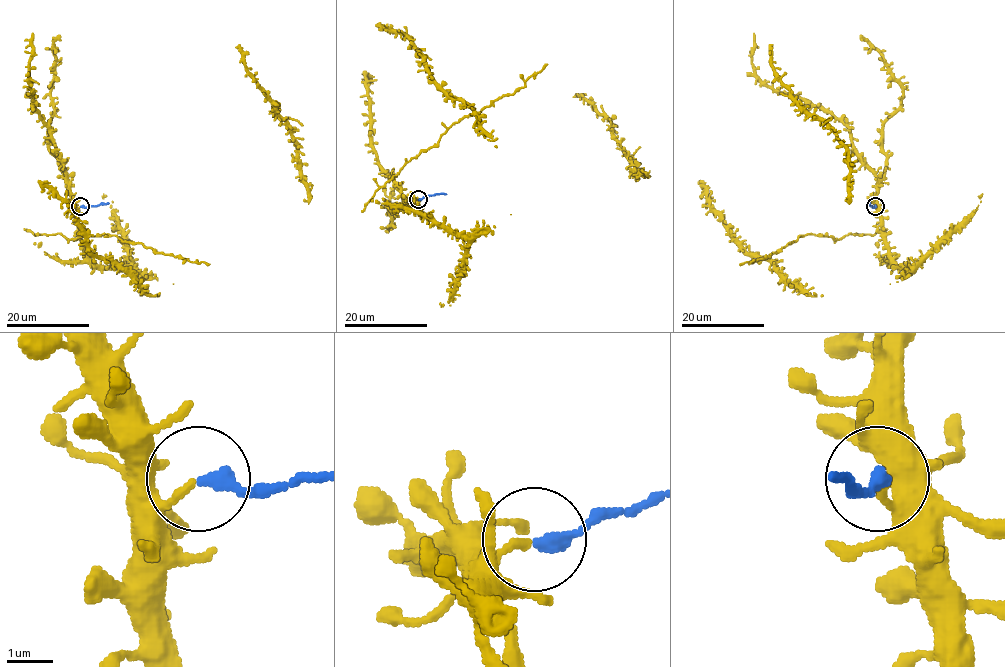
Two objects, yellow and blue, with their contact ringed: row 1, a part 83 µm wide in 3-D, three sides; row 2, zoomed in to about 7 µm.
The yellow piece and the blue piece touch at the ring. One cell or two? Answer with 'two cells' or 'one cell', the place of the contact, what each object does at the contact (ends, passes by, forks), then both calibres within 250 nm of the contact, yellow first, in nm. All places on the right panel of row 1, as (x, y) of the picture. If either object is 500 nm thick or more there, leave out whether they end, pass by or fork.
two cells | (875, 206) | yellow ends | blue ends | 170/320 nm

